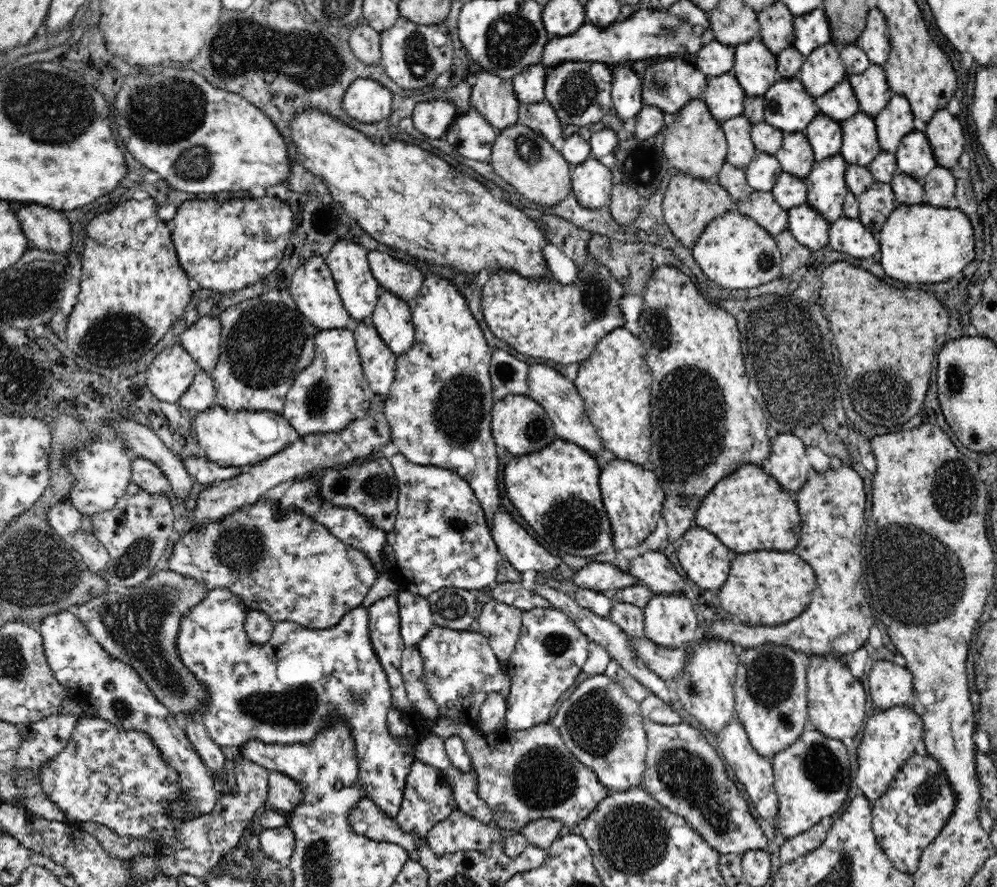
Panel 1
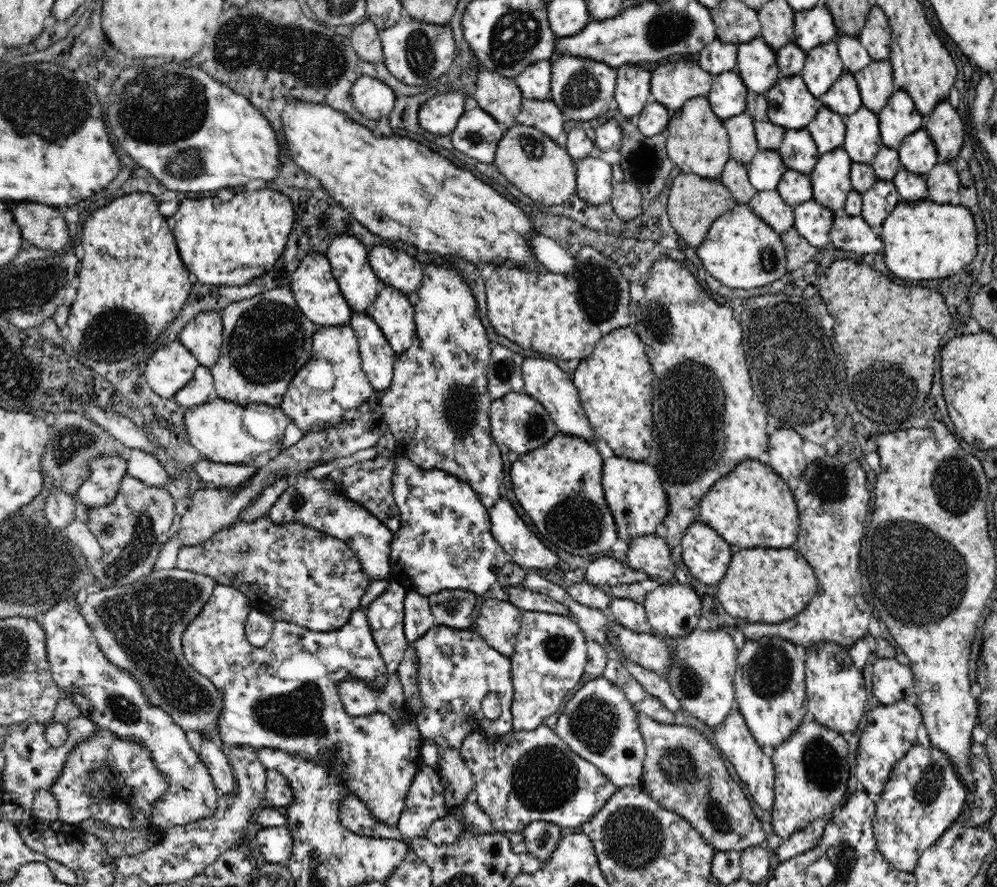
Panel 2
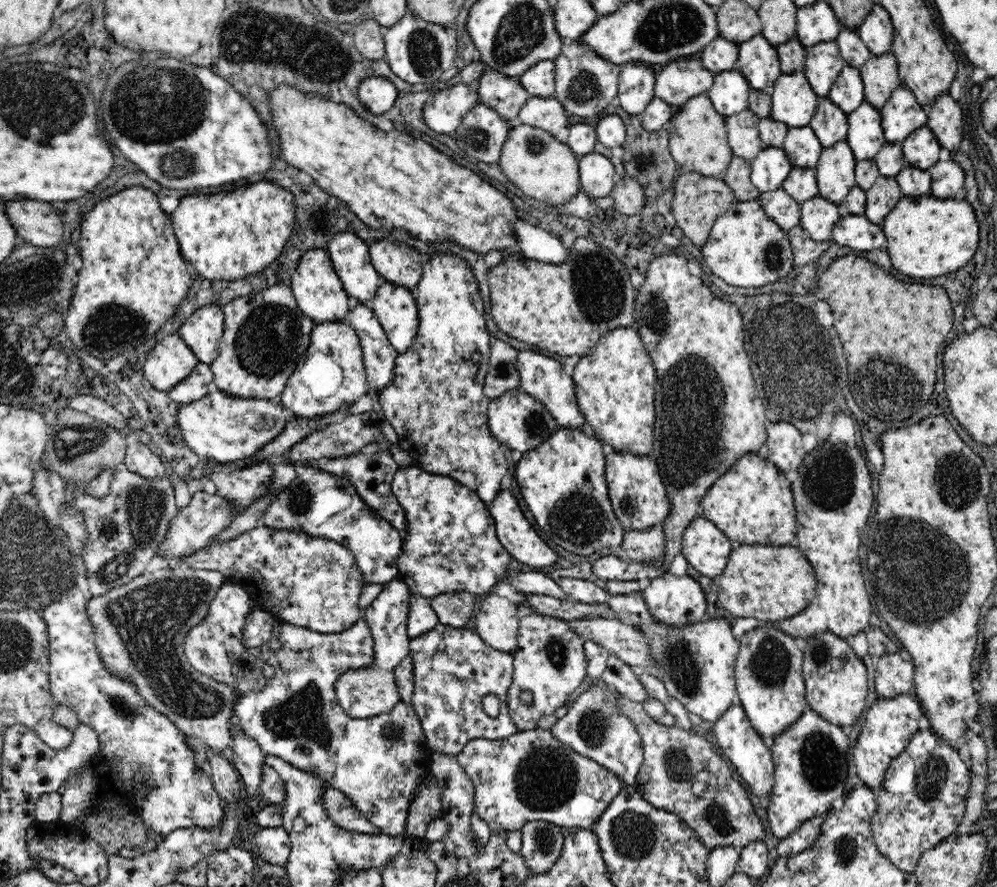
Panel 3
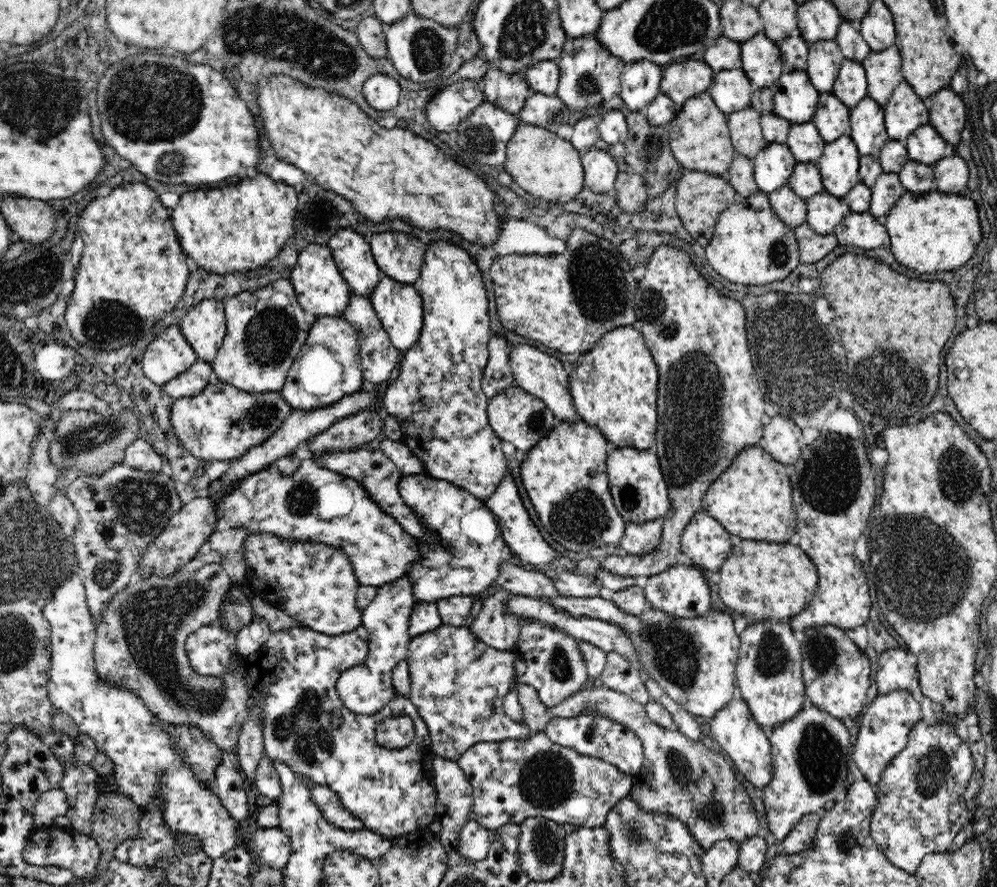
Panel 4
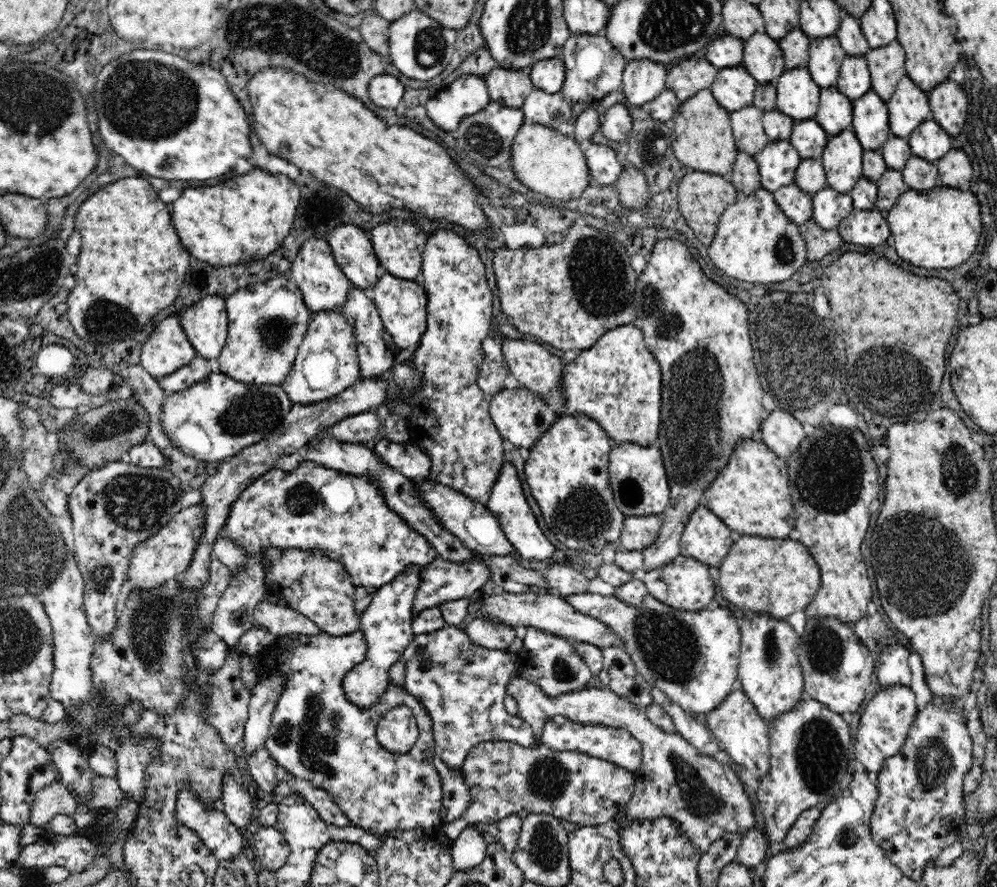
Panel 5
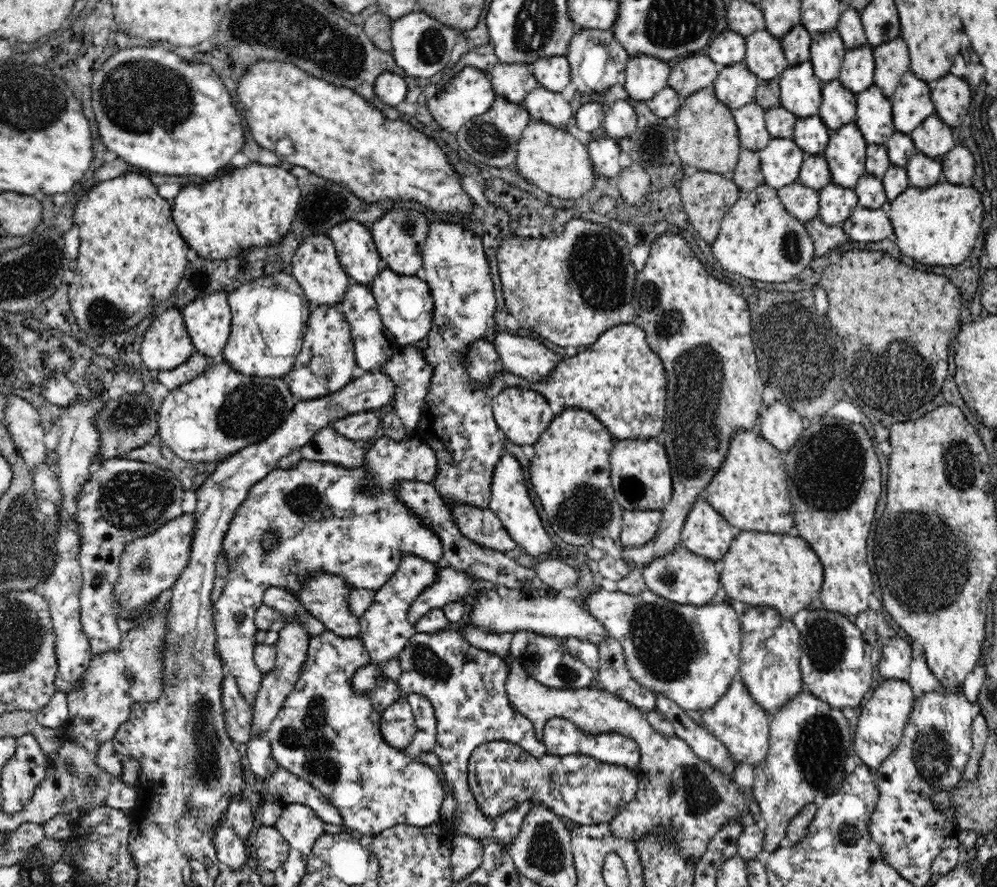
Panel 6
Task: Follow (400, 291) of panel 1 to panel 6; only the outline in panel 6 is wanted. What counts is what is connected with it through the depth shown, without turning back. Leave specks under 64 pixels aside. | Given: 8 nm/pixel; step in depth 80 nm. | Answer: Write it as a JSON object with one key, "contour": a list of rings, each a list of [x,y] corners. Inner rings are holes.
{"contour":[[[416,210],[390,211],[371,225],[372,240],[378,249],[380,258],[387,268],[398,275],[421,275],[423,265],[422,249],[429,233],[426,218]]]}

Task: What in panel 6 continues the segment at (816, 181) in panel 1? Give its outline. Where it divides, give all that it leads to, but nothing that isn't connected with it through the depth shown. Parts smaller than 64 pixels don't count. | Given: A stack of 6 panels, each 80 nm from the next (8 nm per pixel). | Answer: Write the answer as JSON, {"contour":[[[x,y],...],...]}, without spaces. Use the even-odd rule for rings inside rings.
{"contour":[[[855,122],[845,124],[838,130],[829,133],[829,142],[825,148],[824,157],[830,169],[831,182],[842,188],[852,190],[858,179],[865,174],[866,141]]]}

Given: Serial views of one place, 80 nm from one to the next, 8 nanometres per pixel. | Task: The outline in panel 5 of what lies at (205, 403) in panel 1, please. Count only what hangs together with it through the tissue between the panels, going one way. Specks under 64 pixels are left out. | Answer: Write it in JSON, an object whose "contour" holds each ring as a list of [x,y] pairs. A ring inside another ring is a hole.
{"contour":[[[196,356],[188,366],[160,380],[160,386],[170,395],[204,382],[212,374],[210,362]]]}

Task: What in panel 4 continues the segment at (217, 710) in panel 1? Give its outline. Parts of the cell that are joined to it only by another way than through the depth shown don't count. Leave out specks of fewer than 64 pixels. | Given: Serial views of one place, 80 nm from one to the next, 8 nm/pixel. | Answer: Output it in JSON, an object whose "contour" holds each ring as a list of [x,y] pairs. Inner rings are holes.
{"contour":[[[237,584],[229,586],[222,594],[218,618],[200,626],[186,638],[185,649],[191,667],[198,675],[219,677],[232,671],[240,671],[248,691],[246,718],[258,715],[262,725],[263,752],[268,758],[286,763],[292,771],[298,772],[315,785],[324,786],[338,793],[342,807],[356,815],[371,832],[396,838],[418,829],[419,823],[432,824],[435,818],[437,791],[432,768],[435,752],[430,735],[414,703],[402,693],[396,696],[371,717],[350,713],[344,708],[336,690],[338,676],[350,667],[361,665],[370,650],[368,629],[360,623],[358,628],[344,634],[329,635],[309,629],[306,626],[282,628],[271,632],[269,639],[258,650],[244,656],[237,651],[238,630],[227,628],[221,621],[221,606],[250,599],[248,591]],[[388,717],[410,717],[414,725],[414,740],[408,746],[392,748],[378,744],[375,734],[377,726]]]}

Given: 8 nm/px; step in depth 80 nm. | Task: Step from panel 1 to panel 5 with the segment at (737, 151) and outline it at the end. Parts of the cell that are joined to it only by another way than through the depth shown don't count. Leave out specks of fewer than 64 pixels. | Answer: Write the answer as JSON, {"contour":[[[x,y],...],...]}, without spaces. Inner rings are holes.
{"contour":[[[754,106],[730,113],[730,126],[739,152],[756,156],[769,143],[762,124],[763,113]]]}

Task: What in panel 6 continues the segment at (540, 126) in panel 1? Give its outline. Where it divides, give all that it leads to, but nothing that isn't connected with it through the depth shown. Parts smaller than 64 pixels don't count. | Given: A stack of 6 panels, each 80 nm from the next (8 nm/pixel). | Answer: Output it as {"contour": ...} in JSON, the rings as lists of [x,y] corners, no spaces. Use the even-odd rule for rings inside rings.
{"contour":[[[536,87],[520,105],[528,111],[531,121],[544,122],[554,127],[566,124],[572,118],[571,104],[562,93],[544,87]]]}

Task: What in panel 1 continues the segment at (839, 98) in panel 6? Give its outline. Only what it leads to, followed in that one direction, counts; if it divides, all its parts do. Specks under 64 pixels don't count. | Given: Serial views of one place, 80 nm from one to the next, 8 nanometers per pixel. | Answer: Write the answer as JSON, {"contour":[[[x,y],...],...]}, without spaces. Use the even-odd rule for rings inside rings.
{"contour":[[[818,113],[805,128],[804,133],[812,147],[814,162],[838,155],[842,146],[842,127],[840,122]]]}

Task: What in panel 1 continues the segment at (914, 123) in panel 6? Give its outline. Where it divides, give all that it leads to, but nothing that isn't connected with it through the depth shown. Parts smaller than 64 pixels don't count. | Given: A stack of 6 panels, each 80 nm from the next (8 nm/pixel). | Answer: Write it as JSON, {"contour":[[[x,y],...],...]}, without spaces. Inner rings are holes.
{"contour":[[[893,94],[888,105],[873,117],[880,150],[895,153],[902,138],[914,131],[914,113],[908,99]]]}

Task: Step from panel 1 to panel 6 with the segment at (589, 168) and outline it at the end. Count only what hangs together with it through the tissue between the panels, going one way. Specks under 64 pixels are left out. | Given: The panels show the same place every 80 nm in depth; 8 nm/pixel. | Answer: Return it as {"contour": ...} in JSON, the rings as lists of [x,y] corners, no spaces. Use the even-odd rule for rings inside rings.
{"contour":[[[598,137],[587,146],[588,156],[592,161],[596,178],[617,177],[622,168],[618,164],[620,147],[618,141],[610,137]]]}

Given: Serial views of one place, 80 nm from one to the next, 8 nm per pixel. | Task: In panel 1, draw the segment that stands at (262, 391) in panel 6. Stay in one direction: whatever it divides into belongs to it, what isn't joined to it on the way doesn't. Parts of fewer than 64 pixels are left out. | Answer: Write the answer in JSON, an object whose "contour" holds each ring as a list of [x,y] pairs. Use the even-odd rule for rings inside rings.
{"contour":[[[216,404],[194,414],[194,430],[205,456],[220,466],[252,466],[290,446],[292,425],[282,416],[268,411],[230,411]]]}

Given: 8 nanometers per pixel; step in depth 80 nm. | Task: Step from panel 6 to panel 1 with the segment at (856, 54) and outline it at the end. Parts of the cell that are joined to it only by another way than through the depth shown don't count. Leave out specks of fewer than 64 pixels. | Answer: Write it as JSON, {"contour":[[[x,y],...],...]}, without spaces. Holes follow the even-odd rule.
{"contour":[[[846,79],[838,83],[832,90],[819,97],[814,97],[818,113],[822,113],[834,121],[842,122],[859,111],[859,103],[852,91],[852,85]]]}

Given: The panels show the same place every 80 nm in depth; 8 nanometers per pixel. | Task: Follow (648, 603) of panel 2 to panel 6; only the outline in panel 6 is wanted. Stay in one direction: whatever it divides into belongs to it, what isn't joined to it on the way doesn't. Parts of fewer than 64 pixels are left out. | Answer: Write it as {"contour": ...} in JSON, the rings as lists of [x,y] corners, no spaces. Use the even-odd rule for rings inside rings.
{"contour":[[[678,546],[673,553],[654,559],[644,567],[643,580],[647,589],[680,605],[704,606],[710,603],[721,584],[719,565],[697,554],[692,554],[686,547]]]}

